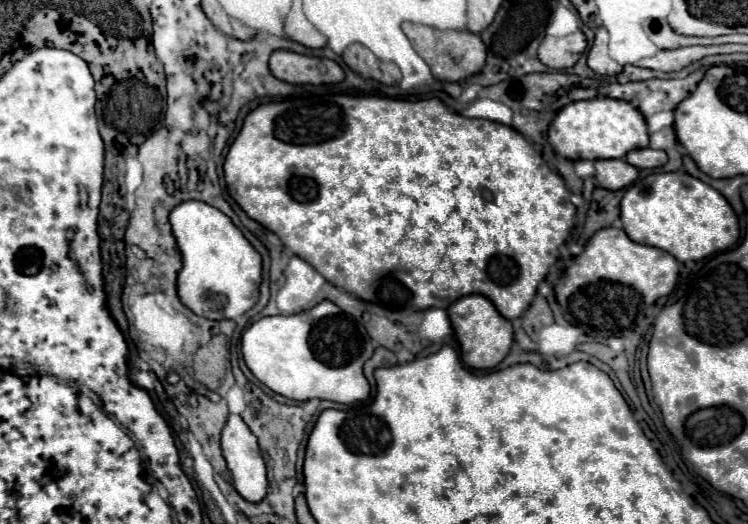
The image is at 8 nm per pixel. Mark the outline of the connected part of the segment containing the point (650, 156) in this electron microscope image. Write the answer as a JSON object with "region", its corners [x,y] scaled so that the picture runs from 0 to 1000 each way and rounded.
{"region":[[[857,282],[849,290],[841,290],[836,302],[849,321],[881,321],[892,309],[892,294],[886,286],[873,282]]]}

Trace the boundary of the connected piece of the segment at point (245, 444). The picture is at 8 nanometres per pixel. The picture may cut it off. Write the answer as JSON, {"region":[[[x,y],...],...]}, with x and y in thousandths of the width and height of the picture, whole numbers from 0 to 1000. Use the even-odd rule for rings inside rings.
{"region":[[[306,794],[298,828],[295,828],[295,855],[298,874],[303,878],[303,893],[311,908],[314,935],[330,954],[330,958],[349,958],[357,947],[357,905],[354,905],[354,882],[349,870],[349,859],[344,851],[344,836],[336,828],[330,809],[322,802],[322,794]]]}

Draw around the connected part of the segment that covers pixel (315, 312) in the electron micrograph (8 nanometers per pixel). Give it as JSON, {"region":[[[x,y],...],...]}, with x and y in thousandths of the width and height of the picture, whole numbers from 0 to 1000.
{"region":[[[432,573],[421,588],[400,599],[360,603],[338,615],[322,645],[322,672],[338,718],[381,760],[397,767],[426,760],[426,763],[443,763],[453,771],[475,771],[475,767],[491,767],[496,752],[496,737],[485,714],[485,695],[499,679],[501,668],[496,656],[499,653],[491,630],[483,618],[477,618],[472,603],[461,599],[445,576]]]}

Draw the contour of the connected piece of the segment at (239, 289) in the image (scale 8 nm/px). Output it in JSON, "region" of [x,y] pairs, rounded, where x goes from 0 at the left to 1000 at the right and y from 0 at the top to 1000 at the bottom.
{"region":[[[263,382],[234,393],[226,424],[245,485],[245,515],[237,531],[242,576],[279,611],[314,611],[330,595],[346,569],[349,489],[322,439],[295,401]]]}

